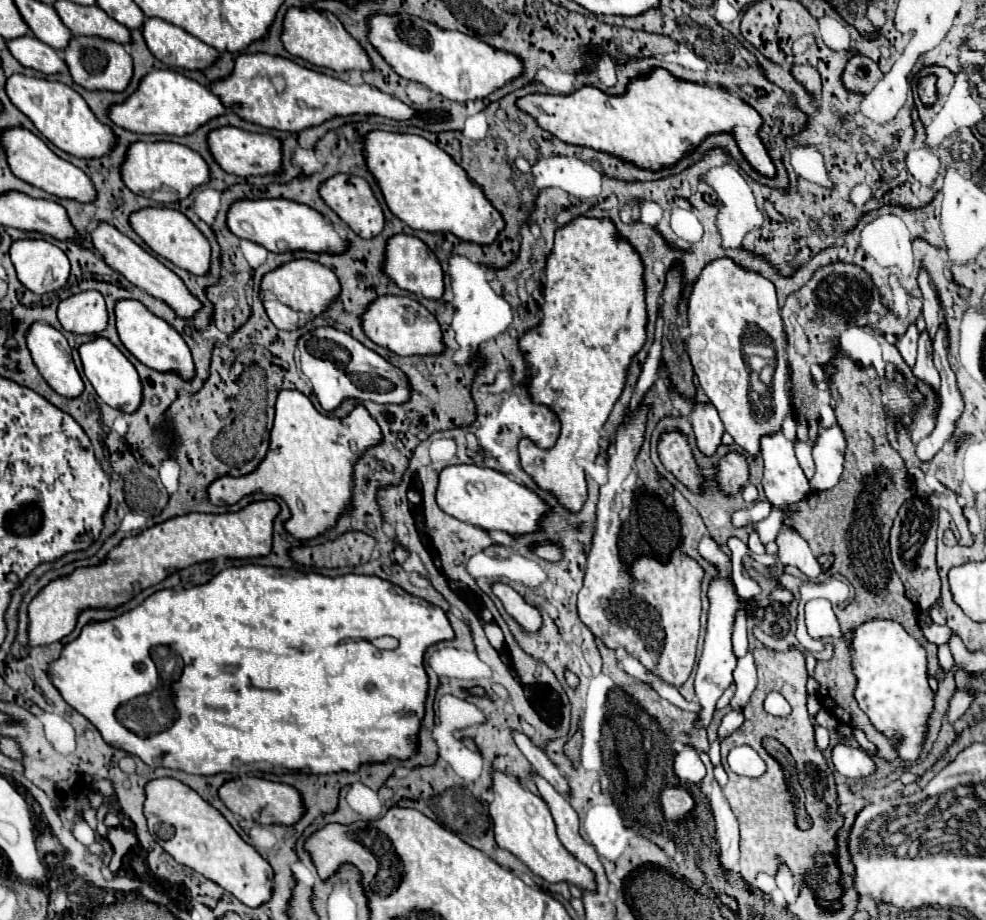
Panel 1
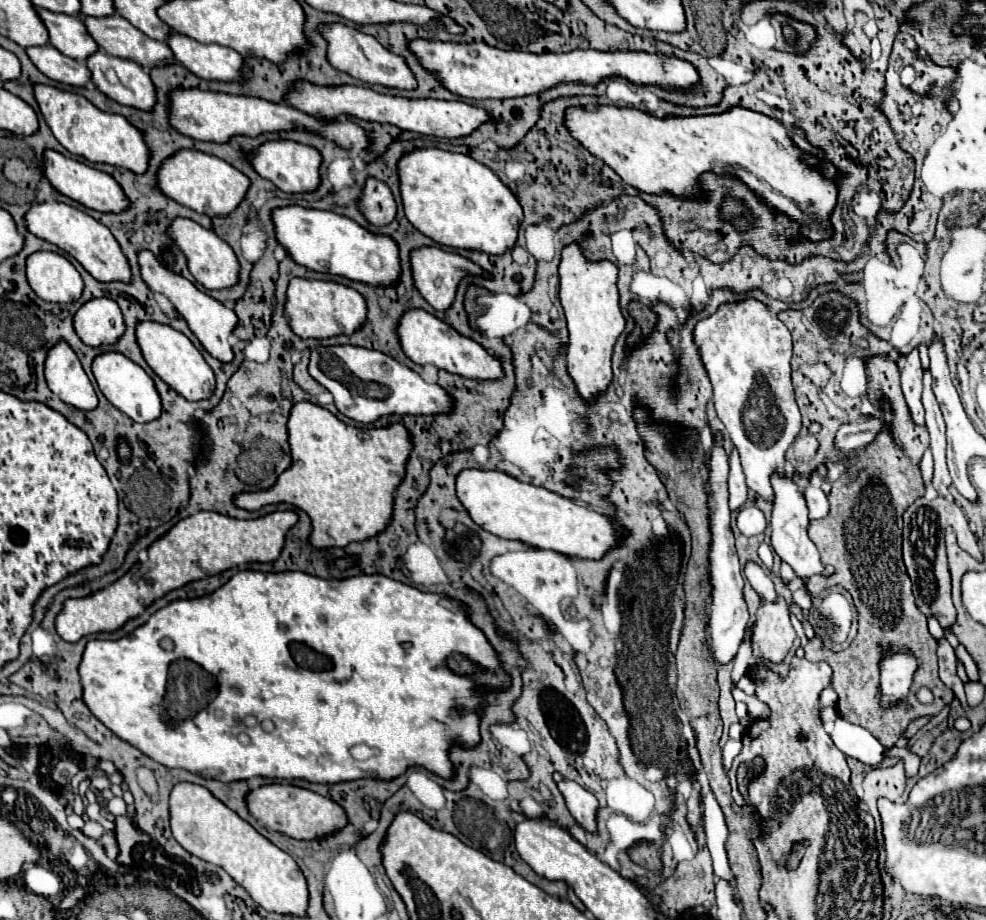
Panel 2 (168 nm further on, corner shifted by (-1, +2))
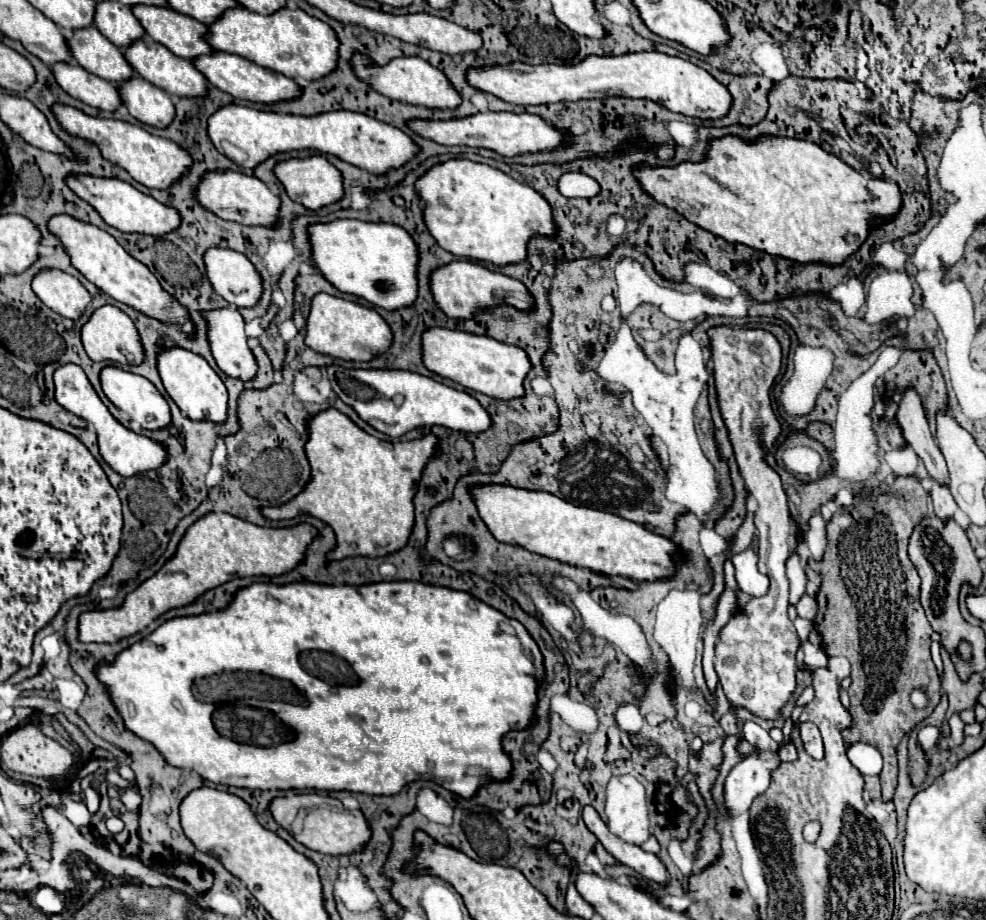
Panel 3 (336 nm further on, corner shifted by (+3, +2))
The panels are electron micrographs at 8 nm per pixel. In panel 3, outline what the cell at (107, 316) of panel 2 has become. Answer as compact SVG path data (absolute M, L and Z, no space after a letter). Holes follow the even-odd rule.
M104 304L92 312L88 322L82 326L82 344L86 354L94 362L102 360L114 360L120 364L140 364L142 360L142 348L140 348L140 338L136 332L134 322L116 306Z

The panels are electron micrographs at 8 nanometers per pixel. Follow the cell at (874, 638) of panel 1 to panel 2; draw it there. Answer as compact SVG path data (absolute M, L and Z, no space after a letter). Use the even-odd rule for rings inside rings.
M884 650L880 662L880 694L882 704L888 708L900 698L908 696L914 672L918 670L918 660L908 652L888 652Z

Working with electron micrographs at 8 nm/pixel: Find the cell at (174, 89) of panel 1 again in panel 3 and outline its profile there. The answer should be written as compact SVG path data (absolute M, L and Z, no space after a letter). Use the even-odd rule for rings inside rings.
M228 104L218 108L208 118L208 138L212 140L214 148L220 154L224 154L222 148L224 142L230 142L232 146L246 152L248 158L242 162L244 168L254 168L262 160L278 152L310 148L322 154L334 154L340 160L350 162L372 174L384 174L394 166L406 164L418 152L418 146L402 130L378 122L366 114L356 114L348 110L322 112L316 116L300 116L300 114L278 114L278 112L264 112L248 106Z

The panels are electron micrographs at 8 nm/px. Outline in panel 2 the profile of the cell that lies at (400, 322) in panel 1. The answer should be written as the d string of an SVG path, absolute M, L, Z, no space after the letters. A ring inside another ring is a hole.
M408 310L398 326L398 336L404 354L416 364L432 364L450 374L458 374L470 380L500 380L504 378L504 368L498 356L490 354L482 344L458 334L450 324L438 320L426 310Z

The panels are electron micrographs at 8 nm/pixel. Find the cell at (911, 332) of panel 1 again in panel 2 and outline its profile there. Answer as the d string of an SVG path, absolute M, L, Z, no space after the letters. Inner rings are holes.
M912 350L908 356L898 358L898 368L902 376L902 392L910 410L910 418L914 424L924 426L924 408L920 402L922 396L922 366L918 358L918 350Z

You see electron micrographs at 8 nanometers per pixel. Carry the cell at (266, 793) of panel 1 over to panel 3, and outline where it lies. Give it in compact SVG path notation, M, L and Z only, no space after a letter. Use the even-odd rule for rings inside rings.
M288 794L278 796L270 802L268 810L272 818L290 832L290 824L298 810L308 810L304 818L304 826L300 834L294 834L294 838L304 844L310 850L322 852L322 854L352 854L364 848L368 842L368 824L360 810L348 810L342 806L340 800L334 800L330 796L318 796L318 794Z

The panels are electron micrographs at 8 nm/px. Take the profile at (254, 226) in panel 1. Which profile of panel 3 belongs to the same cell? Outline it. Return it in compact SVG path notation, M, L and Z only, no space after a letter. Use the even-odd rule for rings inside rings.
M334 220L328 224L308 224L310 234L310 256L318 272L340 292L360 296L374 306L382 306L386 310L404 308L416 298L416 244L412 236L400 226L394 224L370 224L362 220Z

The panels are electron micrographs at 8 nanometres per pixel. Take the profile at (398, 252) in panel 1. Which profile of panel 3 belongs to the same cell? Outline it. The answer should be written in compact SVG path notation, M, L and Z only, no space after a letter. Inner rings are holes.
M452 260L446 266L434 268L430 274L430 290L436 306L450 318L470 318L472 314L476 314L476 310L500 302L512 304L516 308L530 308L532 304L532 296L528 294L522 282L504 276L500 272L492 272L480 266L478 262L468 262L468 260Z

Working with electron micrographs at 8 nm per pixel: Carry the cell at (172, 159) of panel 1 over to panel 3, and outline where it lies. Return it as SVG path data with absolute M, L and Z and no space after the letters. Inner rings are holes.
M208 170L202 174L194 198L204 210L214 212L222 220L232 220L238 224L250 224L250 226L274 226L276 216L278 216L278 206L280 198L268 190L268 186L254 178L246 176L242 172L234 170Z

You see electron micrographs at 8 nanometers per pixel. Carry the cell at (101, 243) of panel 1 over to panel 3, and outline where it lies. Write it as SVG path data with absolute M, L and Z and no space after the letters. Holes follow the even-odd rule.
M228 306L222 310L204 310L200 314L206 320L206 334L218 368L232 378L254 378L256 362L246 344L244 318L240 312Z

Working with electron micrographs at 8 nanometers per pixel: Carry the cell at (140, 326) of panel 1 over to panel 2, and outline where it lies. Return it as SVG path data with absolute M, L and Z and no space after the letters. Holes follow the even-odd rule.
M140 322L136 328L136 336L144 360L172 390L176 390L180 396L184 396L190 402L206 400L212 396L212 392L216 390L216 376L212 368L206 364L204 356L182 332L158 322Z

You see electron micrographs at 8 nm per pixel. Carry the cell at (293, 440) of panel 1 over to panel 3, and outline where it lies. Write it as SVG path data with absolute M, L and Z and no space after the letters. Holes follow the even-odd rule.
M336 408L322 410L318 414L312 414L306 420L306 458L310 464L310 480L306 482L304 490L294 496L290 502L282 506L268 506L260 508L264 518L282 520L282 518L294 518L298 514L308 514L324 524L328 524L336 534L336 548L326 554L328 560L342 560L346 556L386 556L390 552L400 550L412 530L414 524L414 508L412 508L412 496L416 492L416 480L420 480L420 472L424 464L428 462L428 456L432 456L436 448L436 436L426 434L416 440L408 442L388 442L380 440L376 436L370 436L368 432L360 430L350 418L340 414Z

